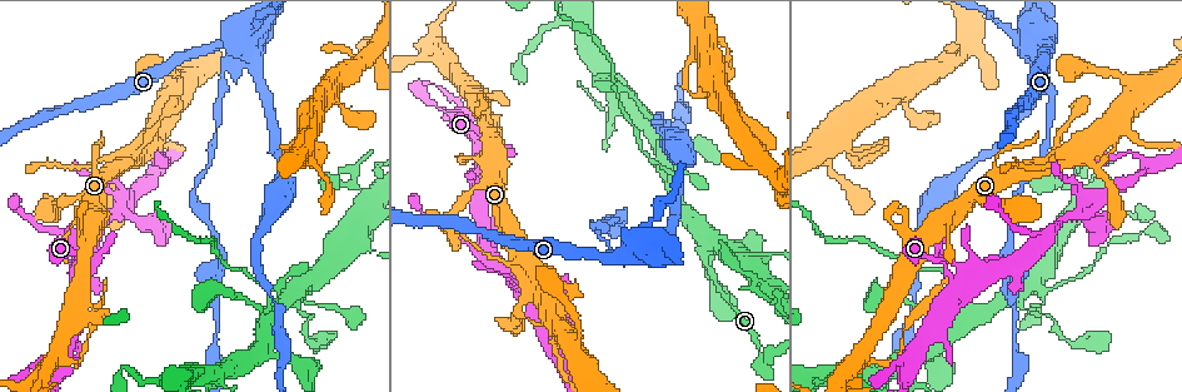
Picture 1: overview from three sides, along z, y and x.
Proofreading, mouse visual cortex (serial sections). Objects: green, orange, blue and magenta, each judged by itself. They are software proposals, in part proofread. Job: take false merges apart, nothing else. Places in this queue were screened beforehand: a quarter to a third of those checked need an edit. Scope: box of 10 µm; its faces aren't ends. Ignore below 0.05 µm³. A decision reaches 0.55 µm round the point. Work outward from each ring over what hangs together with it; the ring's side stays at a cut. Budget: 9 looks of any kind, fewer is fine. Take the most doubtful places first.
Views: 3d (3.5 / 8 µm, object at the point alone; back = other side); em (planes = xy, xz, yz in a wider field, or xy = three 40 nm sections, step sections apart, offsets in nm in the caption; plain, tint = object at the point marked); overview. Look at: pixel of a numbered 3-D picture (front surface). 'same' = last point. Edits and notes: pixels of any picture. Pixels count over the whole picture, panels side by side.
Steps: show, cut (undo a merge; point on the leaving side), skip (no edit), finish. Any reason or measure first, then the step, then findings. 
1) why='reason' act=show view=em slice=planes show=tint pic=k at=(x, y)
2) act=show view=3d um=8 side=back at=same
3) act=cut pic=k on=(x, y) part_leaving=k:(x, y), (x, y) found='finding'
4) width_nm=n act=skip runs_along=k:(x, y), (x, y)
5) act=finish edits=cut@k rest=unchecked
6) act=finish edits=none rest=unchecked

why='four or more arms meet' act=show view=3d um=3.5 side=back pic=1 at=(1070, 216)

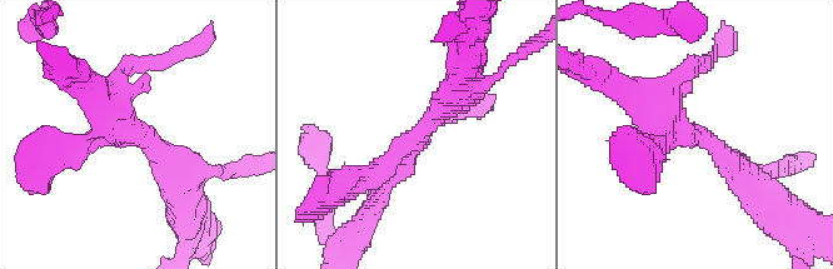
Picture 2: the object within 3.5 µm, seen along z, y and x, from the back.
why='need the tissue' act=show view=em slice=planes show=tint pic=2 at=(131, 137)

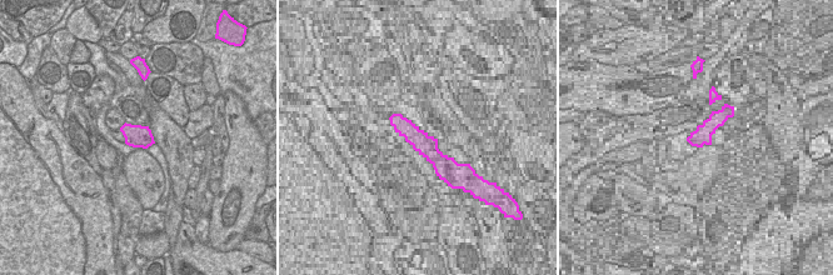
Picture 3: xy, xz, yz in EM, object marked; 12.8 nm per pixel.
act=show view=em slice=xy step=5 show=tint at=same

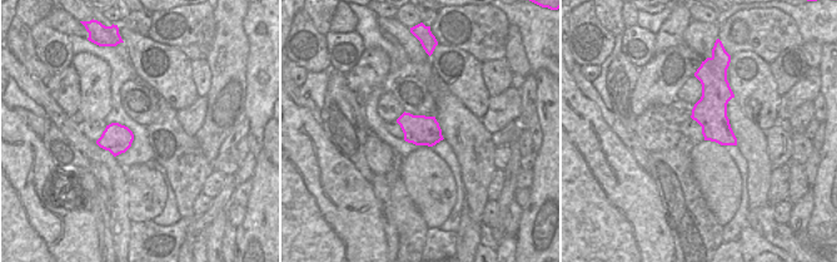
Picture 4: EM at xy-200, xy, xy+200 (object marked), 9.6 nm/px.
act=skip runs_along=2:(742, 178), (713, 143), (633, 89) found='one cell here'

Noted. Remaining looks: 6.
act=show view=3d um=3.5 pic=1 at=(764, 361)

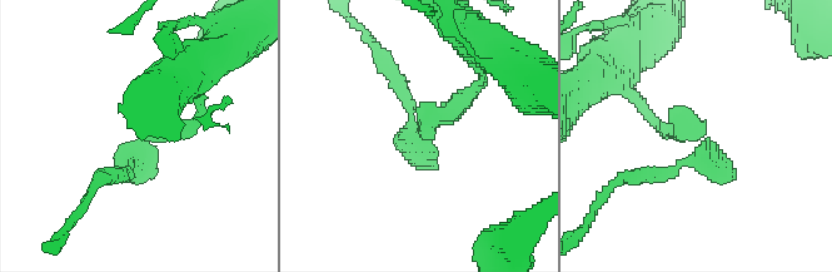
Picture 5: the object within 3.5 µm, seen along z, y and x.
act=show view=em slice=xy step=5 show=tint pic=5 at=(418, 137)

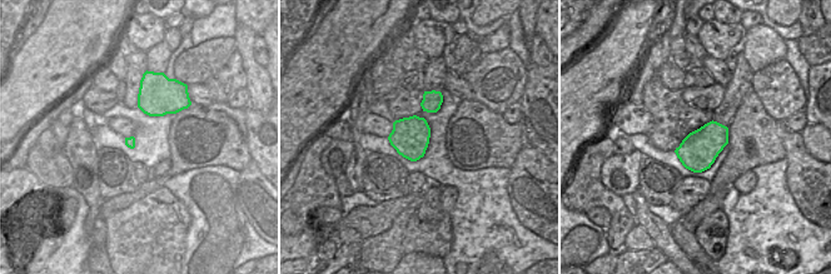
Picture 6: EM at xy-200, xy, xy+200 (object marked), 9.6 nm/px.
act=skip runs_along=5:(118, 172), (148, 129), (187, 122) found='one cell here'

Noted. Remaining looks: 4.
why='four or more arms meet' act=show view=3d um=8 pic=1 at=(704, 244)

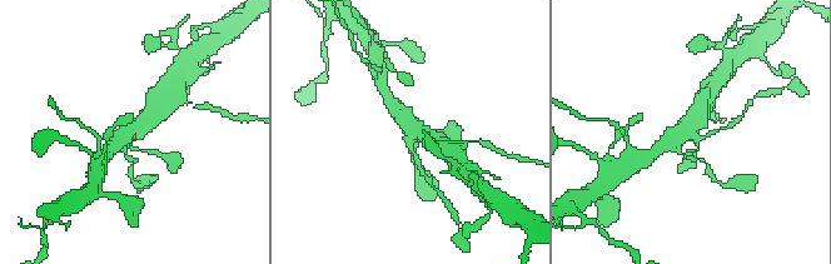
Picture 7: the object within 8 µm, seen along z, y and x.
why='closer look' act=show view=3d um=3.5 at=same

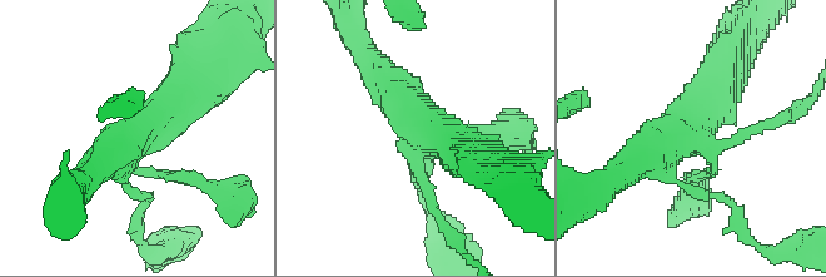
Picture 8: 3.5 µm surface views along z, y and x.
act=show view=em slice=xy step=1 show=tint pic=8 at=(418, 139)

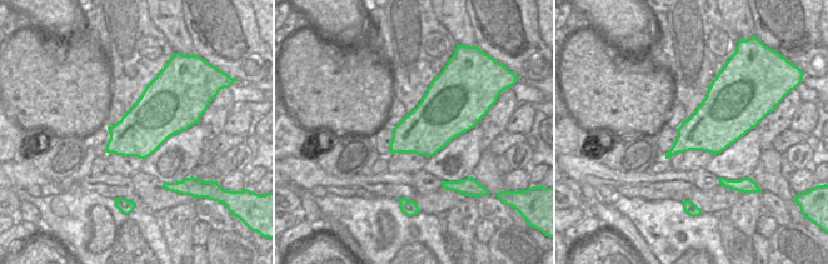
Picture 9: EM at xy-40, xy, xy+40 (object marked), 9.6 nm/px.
act=skip runs_along=8:(433, 209), (418, 129), (379, 74) found='all the same cell'

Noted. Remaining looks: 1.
act=finish edits=none rest=unchecked

